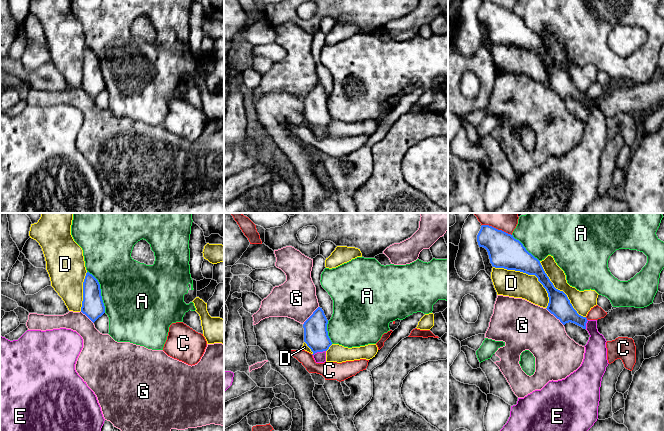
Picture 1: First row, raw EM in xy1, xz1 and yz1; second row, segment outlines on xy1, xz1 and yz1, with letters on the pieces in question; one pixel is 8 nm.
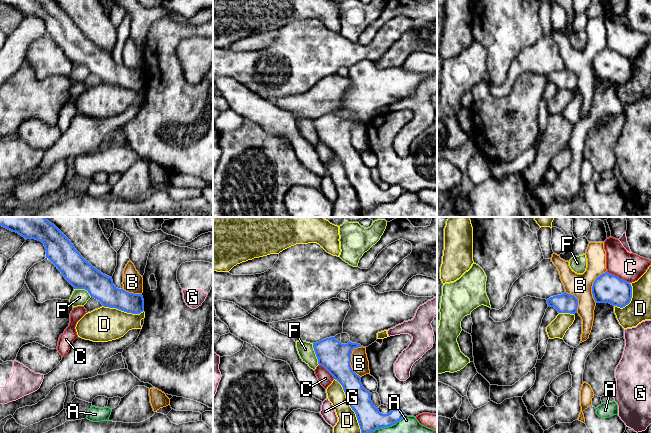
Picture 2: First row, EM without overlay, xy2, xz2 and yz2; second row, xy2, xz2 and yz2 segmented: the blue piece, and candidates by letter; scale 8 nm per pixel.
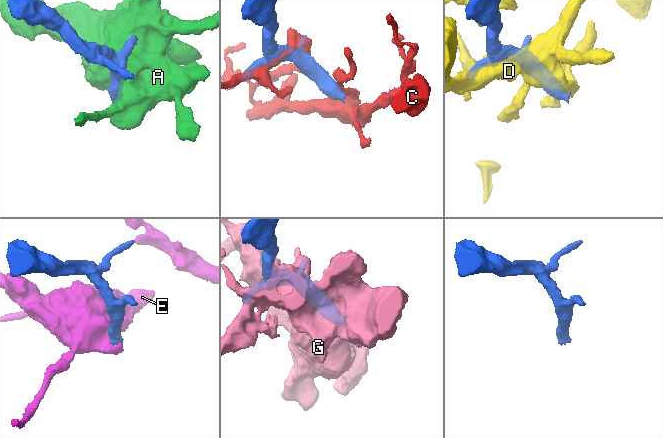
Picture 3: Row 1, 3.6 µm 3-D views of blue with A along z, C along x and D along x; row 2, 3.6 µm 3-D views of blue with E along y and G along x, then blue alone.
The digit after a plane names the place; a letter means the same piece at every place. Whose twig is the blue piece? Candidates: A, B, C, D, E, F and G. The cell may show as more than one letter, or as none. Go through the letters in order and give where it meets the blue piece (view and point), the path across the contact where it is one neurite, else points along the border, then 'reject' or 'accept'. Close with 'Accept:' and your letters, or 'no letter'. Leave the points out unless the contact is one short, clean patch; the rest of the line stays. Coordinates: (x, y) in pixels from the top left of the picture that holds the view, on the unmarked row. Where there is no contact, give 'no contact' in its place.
A: contact xy1 (100, 67); reject
B: contact xz2 (350, 137); border xz2 (358, 122), (352, 127), (350, 143), (360, 153); reject
C: contact yz2 (618, 53); reject
D: contact yz1 (530, 50); reject
E: contact xz1 (319, 127); way xz1 (316, 113), (319, 118), (319, 127), (320, 133); accept
F: contact xz2 (315, 129); reject
G: contact yz1 (555, 92); border yz1 (545, 84), (563, 101); reject
Accept: E

